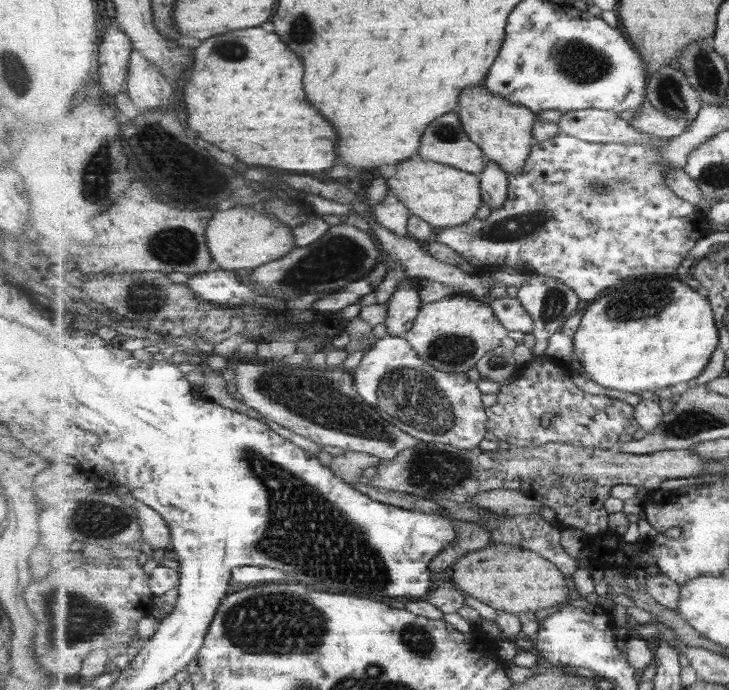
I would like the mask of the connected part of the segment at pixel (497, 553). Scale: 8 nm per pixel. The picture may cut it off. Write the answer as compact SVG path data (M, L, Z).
M499 544L479 552L468 552L463 560L452 566L452 580L459 586L460 592L467 592L481 602L505 610L514 615L521 612L535 612L539 608L549 608L555 604L565 604L567 598L573 597L571 582L565 578L565 573L559 570L557 564L539 556L537 552L529 552L525 548Z

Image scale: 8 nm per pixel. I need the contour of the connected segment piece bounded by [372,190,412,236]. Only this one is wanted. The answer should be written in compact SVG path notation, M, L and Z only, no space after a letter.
M389 190L385 198L377 205L372 206L376 219L389 230L399 236L409 235L408 224L412 212L395 196L393 190Z

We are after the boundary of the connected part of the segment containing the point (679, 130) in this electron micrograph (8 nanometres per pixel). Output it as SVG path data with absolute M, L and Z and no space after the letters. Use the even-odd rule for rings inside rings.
M648 98L644 106L641 107L641 111L635 114L629 121L635 128L649 133L649 135L668 139L685 134L691 128L692 122L689 119L673 119L667 113L658 111Z

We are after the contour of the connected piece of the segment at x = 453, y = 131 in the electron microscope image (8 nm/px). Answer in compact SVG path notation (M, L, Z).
M456 111L434 120L421 139L419 157L475 175L485 170L484 149L469 138Z

